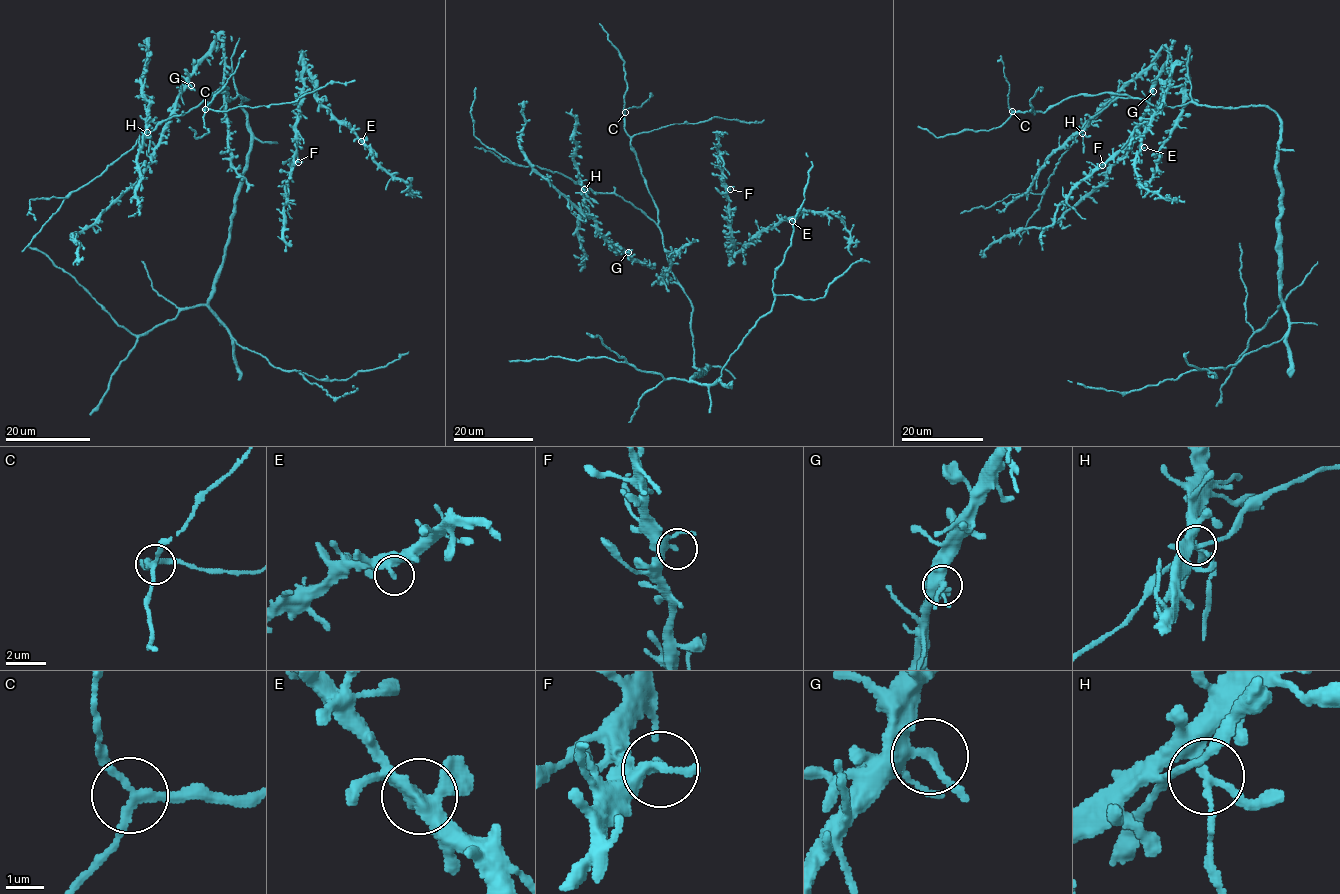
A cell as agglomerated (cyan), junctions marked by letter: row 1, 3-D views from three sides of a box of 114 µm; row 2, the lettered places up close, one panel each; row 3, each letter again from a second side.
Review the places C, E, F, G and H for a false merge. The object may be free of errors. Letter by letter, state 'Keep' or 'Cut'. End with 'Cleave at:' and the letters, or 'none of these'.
C: Keep
E: Keep
F: Keep
G: Keep
H: Cut
Cleave at: H

